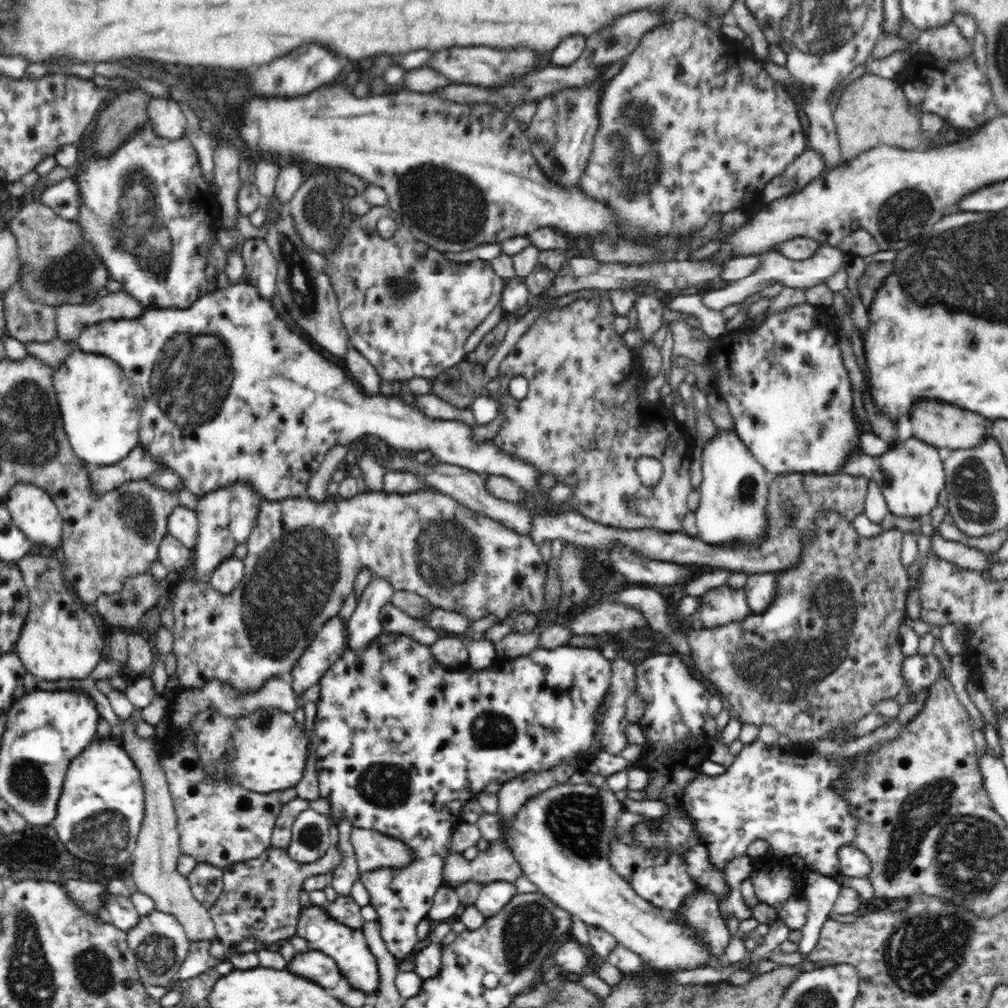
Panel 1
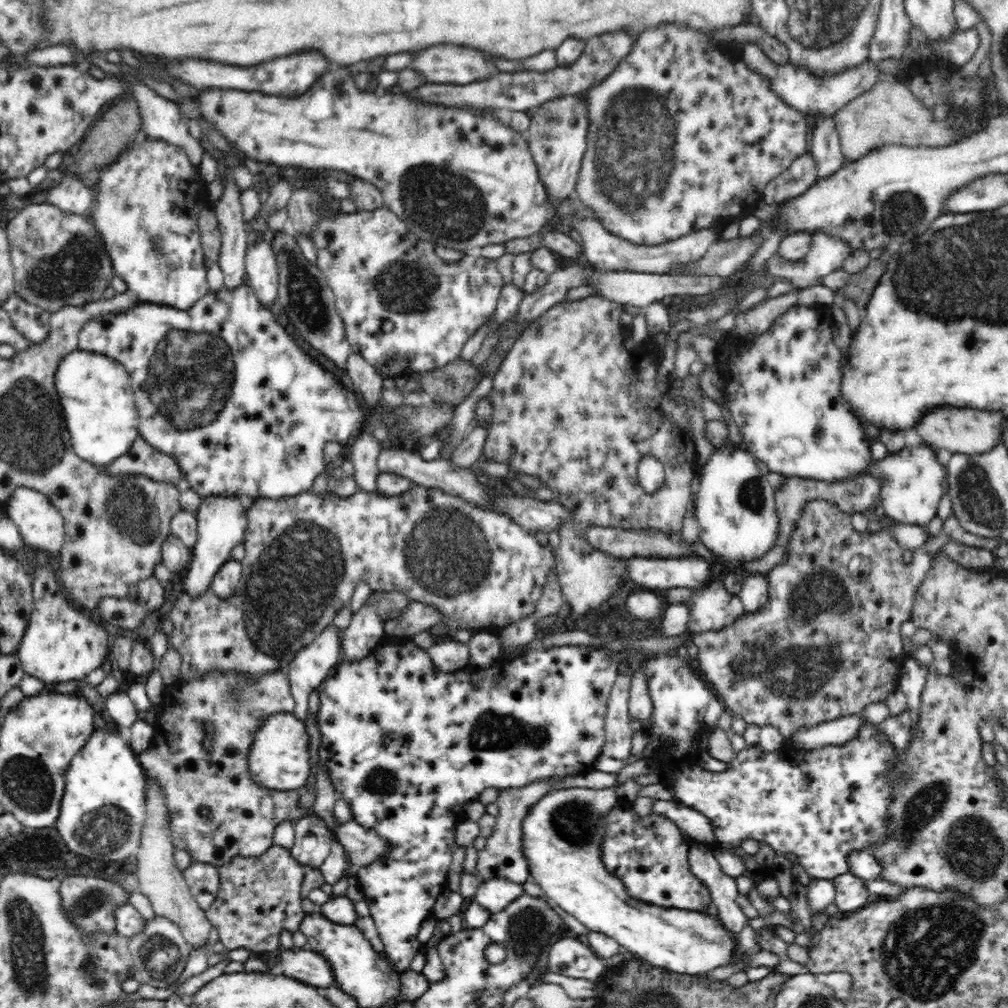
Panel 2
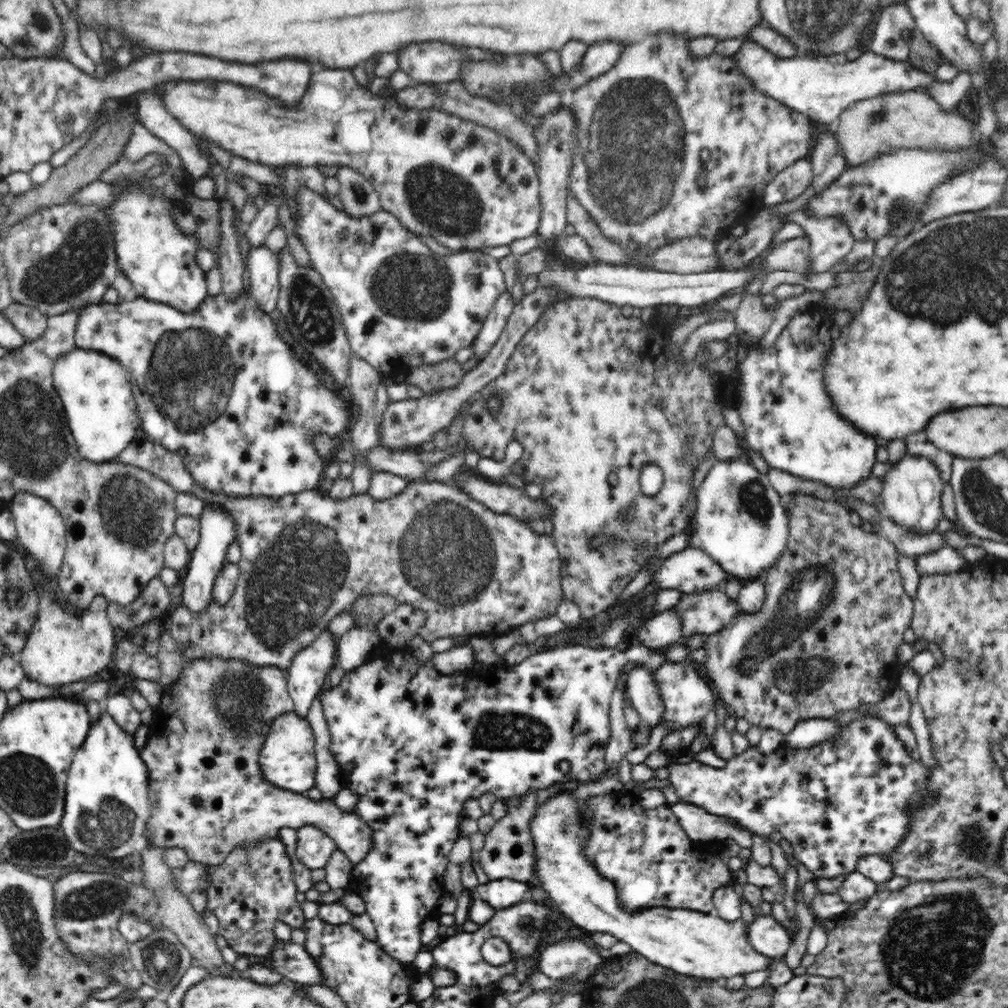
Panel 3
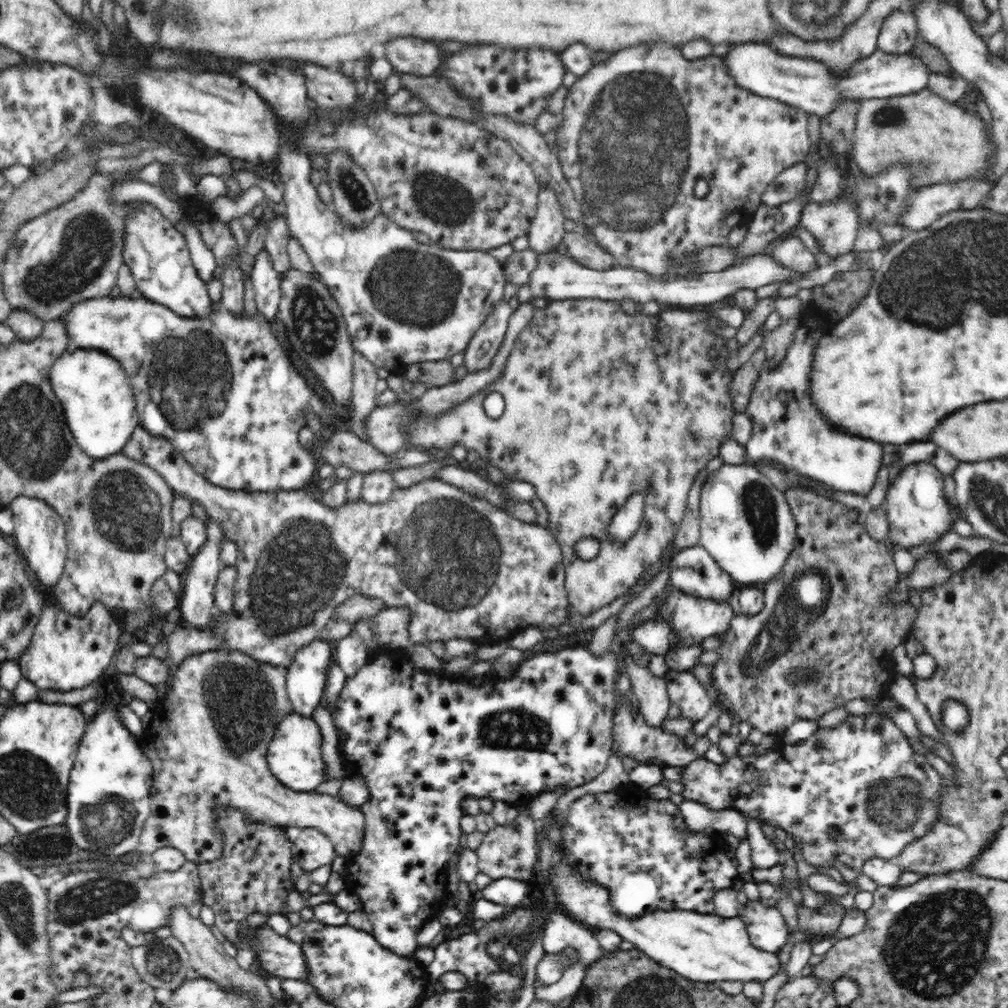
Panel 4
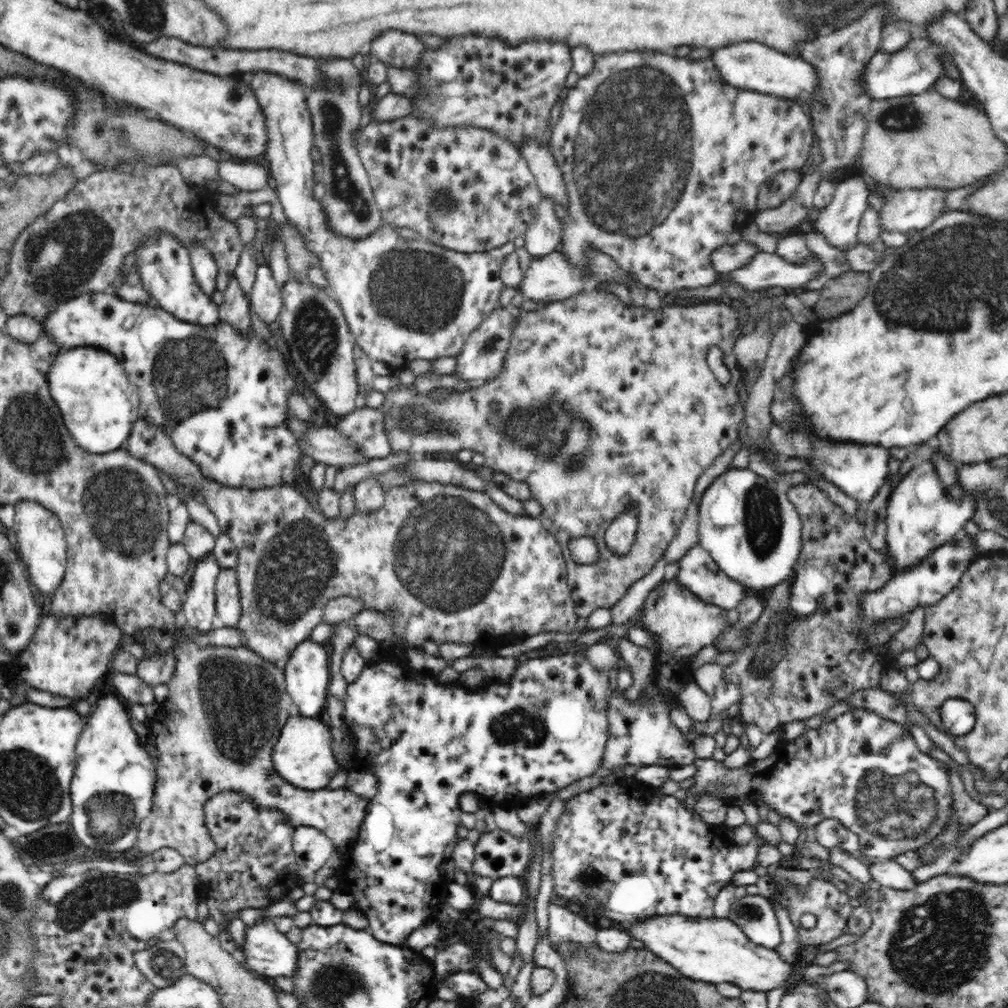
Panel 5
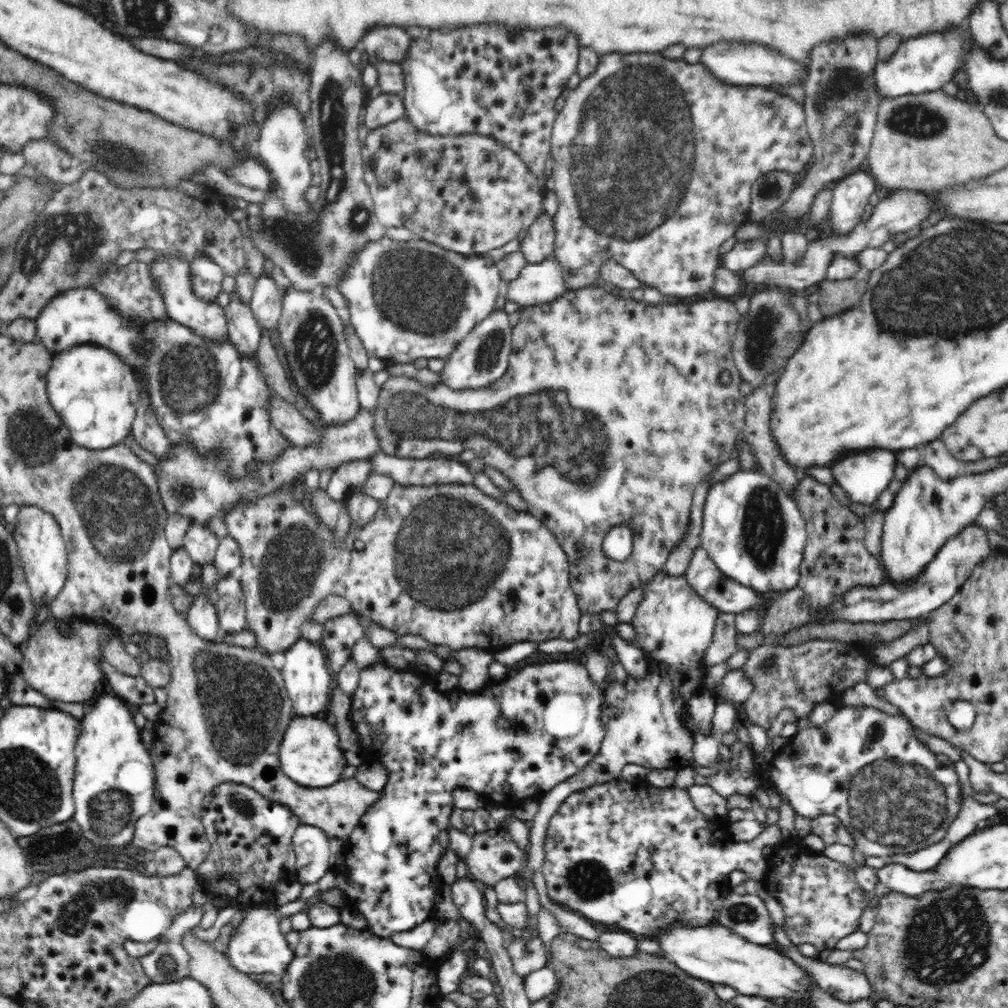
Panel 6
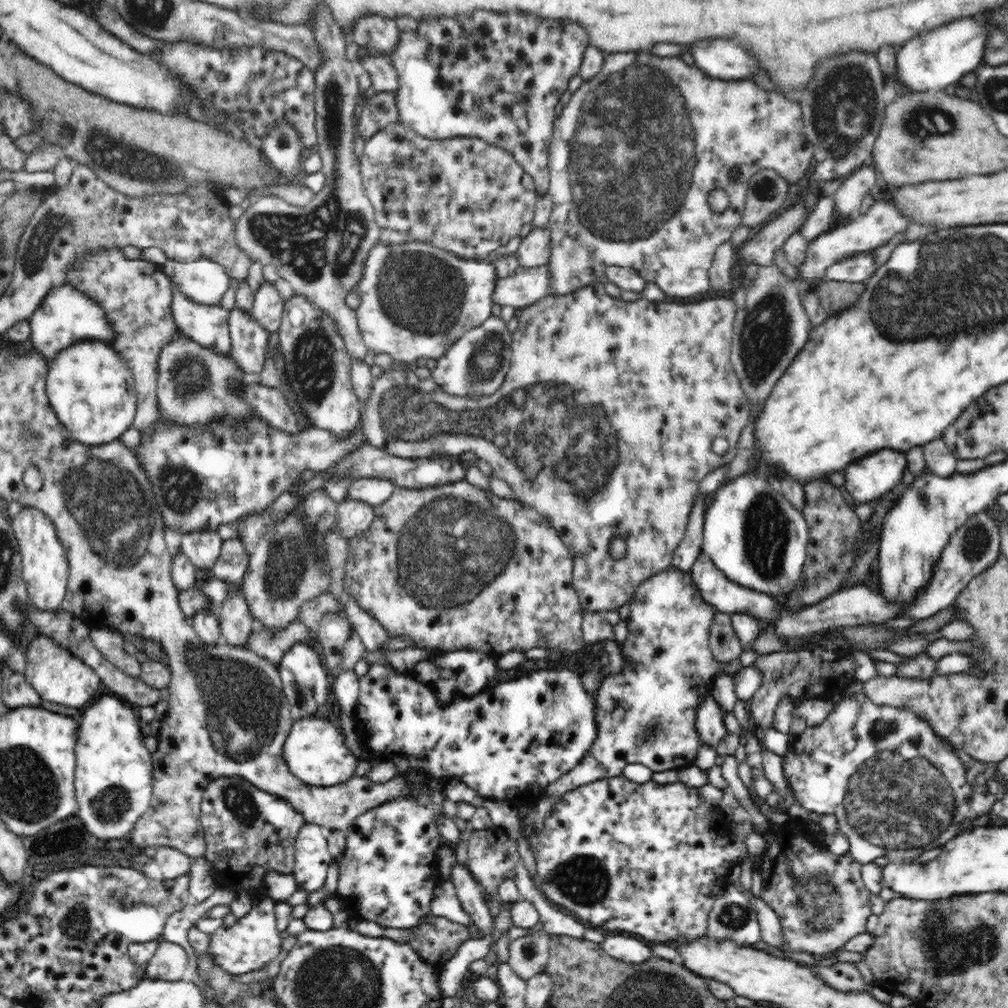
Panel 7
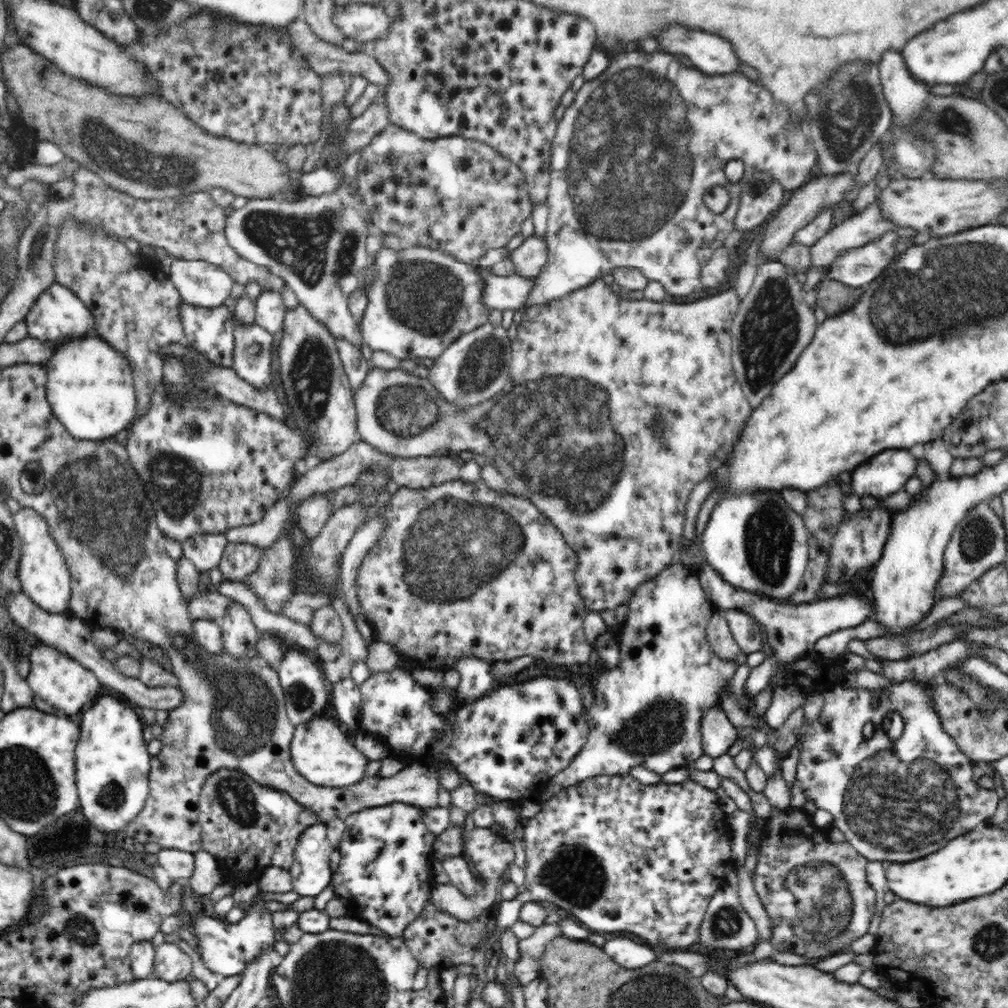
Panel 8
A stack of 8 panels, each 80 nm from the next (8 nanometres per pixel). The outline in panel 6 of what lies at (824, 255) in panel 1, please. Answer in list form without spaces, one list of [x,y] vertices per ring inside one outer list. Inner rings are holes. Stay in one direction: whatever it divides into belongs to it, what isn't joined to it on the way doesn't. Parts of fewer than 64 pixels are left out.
[[[864,167],[844,177],[844,180],[835,182],[830,214],[824,232],[846,234],[855,228],[862,218],[870,194],[876,192],[877,185],[872,173]]]

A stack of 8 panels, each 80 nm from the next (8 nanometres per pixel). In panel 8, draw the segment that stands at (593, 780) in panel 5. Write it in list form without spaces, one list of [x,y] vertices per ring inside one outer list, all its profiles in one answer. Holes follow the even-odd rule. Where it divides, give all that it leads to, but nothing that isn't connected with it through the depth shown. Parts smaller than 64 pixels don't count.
[[[682,564],[669,565],[660,575],[654,576],[647,583],[643,583],[632,595],[632,598],[627,603],[628,614],[625,616],[624,622],[620,625],[617,633],[617,647],[620,652],[620,662],[613,668],[608,668],[602,672],[596,682],[595,691],[593,694],[593,703],[587,712],[588,722],[588,739],[584,742],[584,747],[580,748],[580,752],[576,754],[575,759],[568,764],[568,768],[564,768],[559,774],[556,774],[548,786],[545,788],[545,793],[541,796],[541,801],[546,801],[550,796],[556,796],[564,788],[572,787],[574,784],[582,782],[582,780],[592,779],[595,775],[628,775],[631,768],[642,767],[646,770],[651,770],[662,776],[669,770],[683,767],[693,767],[695,760],[704,754],[702,744],[701,718],[710,707],[720,707],[721,699],[724,692],[733,693],[731,688],[732,678],[736,674],[739,667],[734,661],[722,660],[716,656],[710,647],[707,639],[707,624],[710,617],[715,612],[708,597],[705,595],[702,586],[700,585],[696,569],[686,568]]]

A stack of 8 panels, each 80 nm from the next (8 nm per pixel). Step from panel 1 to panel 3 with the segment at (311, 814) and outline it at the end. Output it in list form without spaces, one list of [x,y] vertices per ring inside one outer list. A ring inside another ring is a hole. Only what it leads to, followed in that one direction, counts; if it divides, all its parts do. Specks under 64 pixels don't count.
[[[312,825],[299,828],[298,836],[295,853],[300,861],[311,869],[325,868],[329,856],[337,849],[334,841]]]

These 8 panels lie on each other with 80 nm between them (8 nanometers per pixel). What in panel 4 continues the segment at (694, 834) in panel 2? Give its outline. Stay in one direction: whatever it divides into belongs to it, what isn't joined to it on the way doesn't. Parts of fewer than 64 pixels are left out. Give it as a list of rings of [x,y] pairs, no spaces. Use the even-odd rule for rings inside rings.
[[[684,800],[679,804],[685,823],[695,832],[712,833],[723,837],[723,833],[733,834],[735,838],[747,836],[747,818],[737,810],[712,812],[708,807],[694,800]]]

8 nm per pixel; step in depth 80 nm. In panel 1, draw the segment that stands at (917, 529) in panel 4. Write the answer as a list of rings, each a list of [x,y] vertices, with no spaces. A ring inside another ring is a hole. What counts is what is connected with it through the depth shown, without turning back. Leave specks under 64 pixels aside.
[[[916,437],[902,441],[898,446],[876,457],[863,452],[853,453],[853,456],[845,461],[843,472],[852,476],[862,475],[874,481],[882,490],[888,511],[892,515],[902,516],[908,520],[929,516],[932,509],[939,504],[939,494],[945,488],[946,482],[938,449]]]

